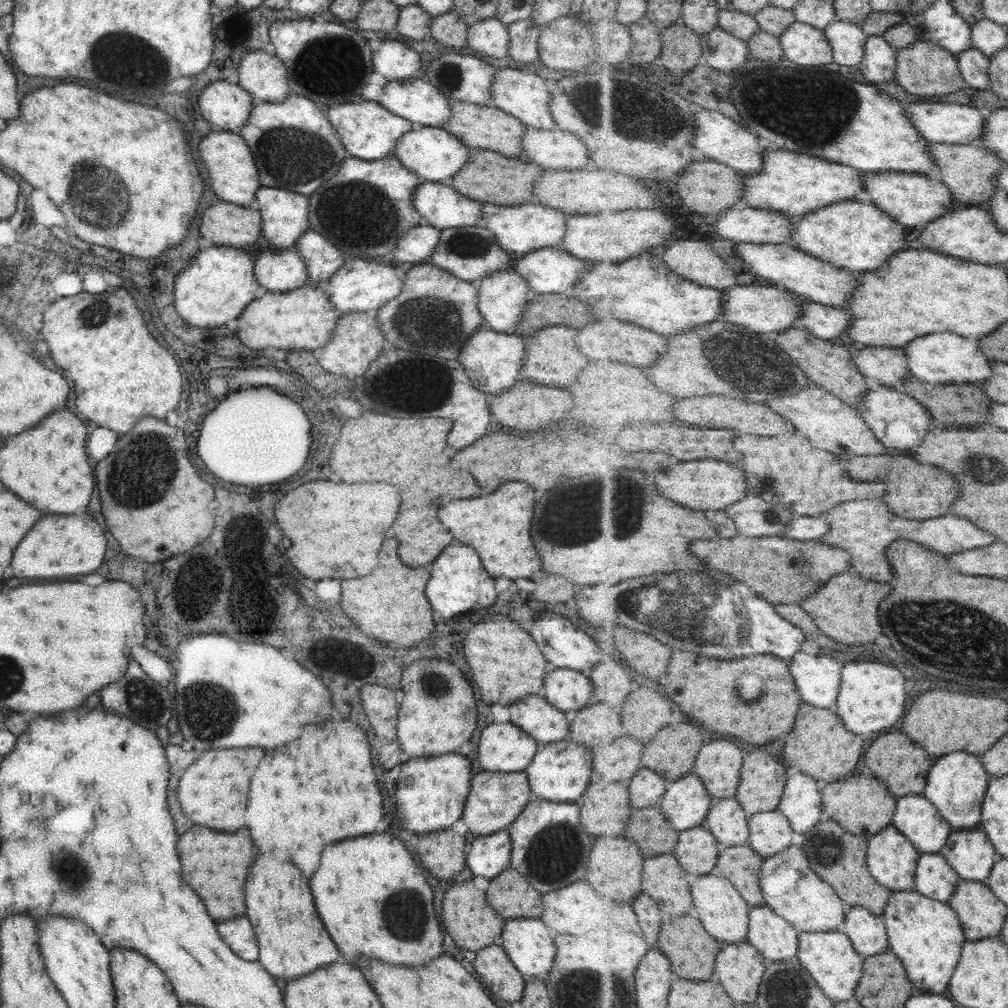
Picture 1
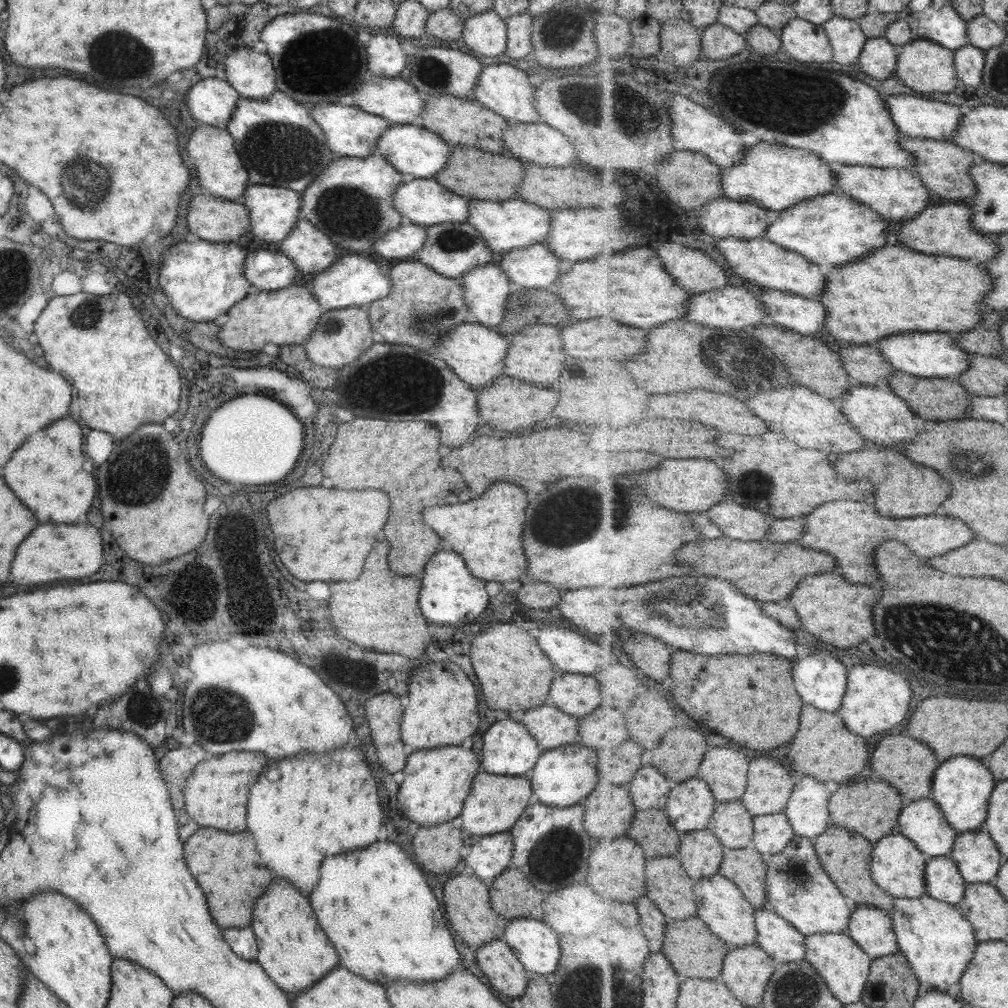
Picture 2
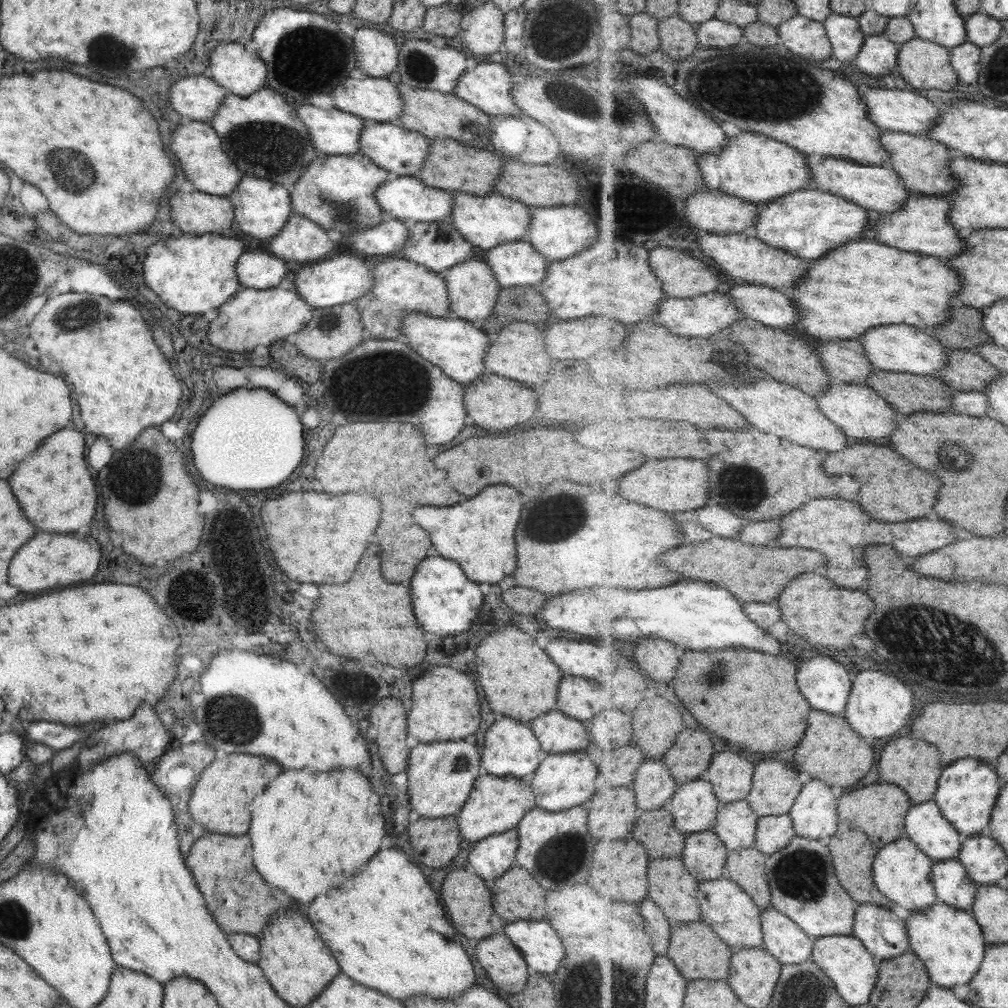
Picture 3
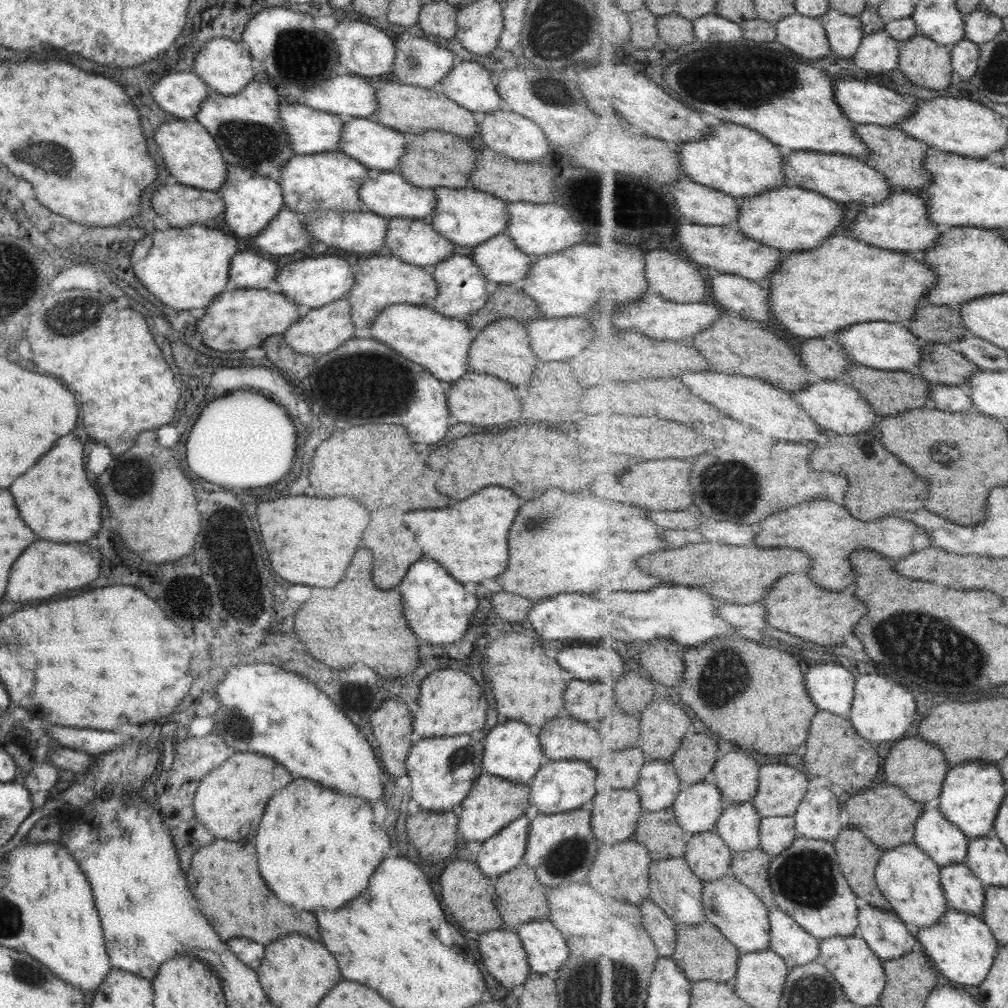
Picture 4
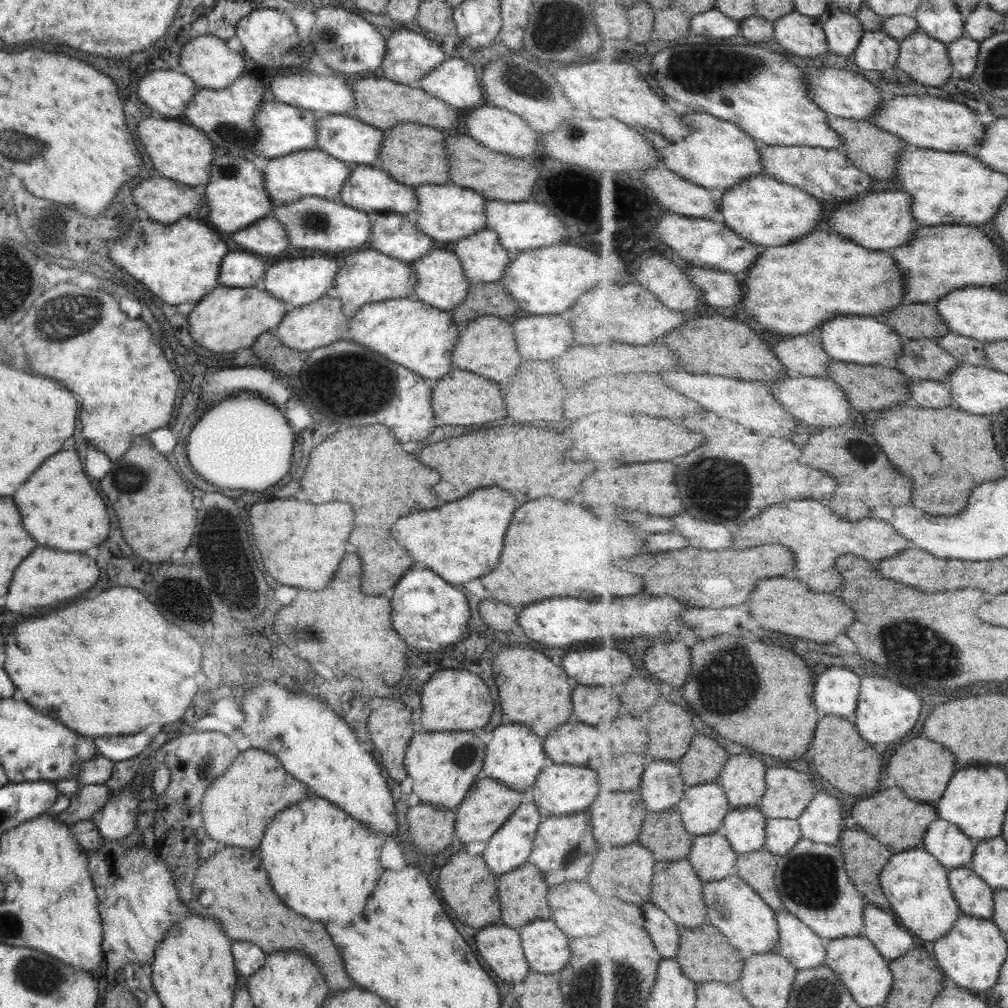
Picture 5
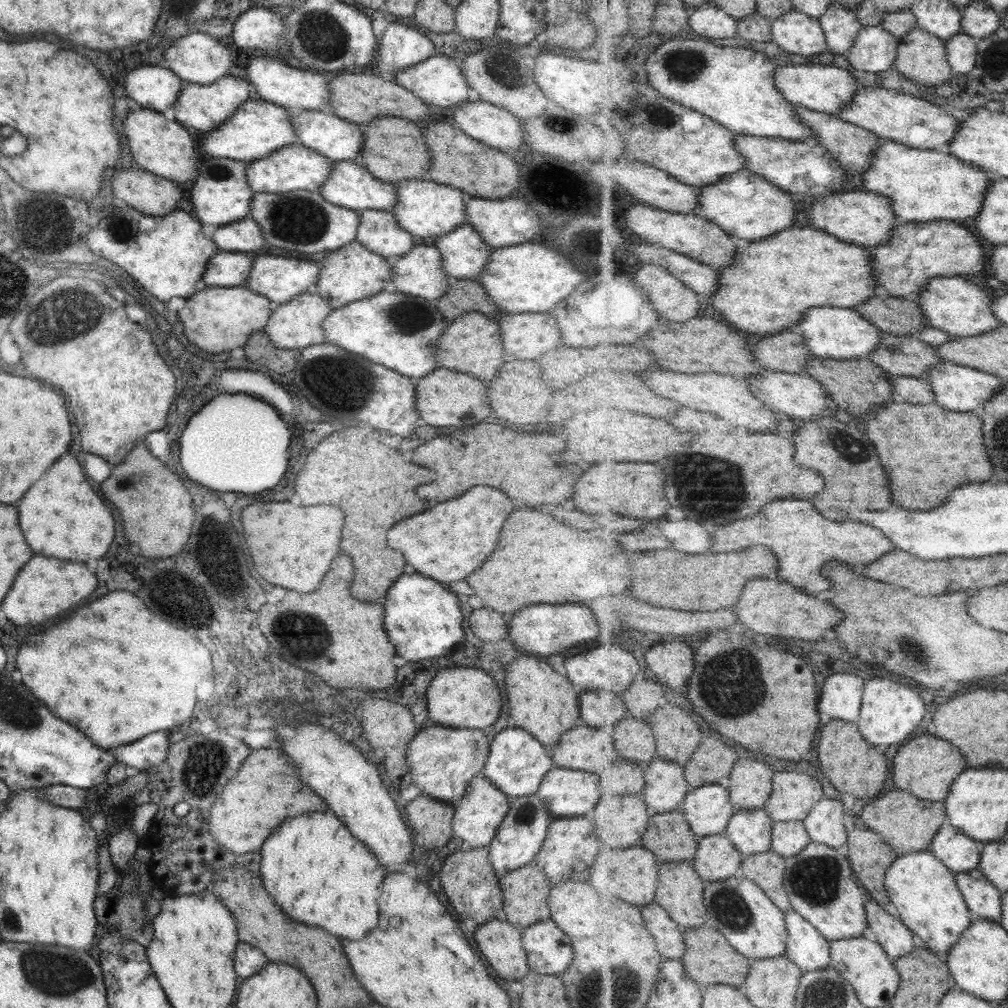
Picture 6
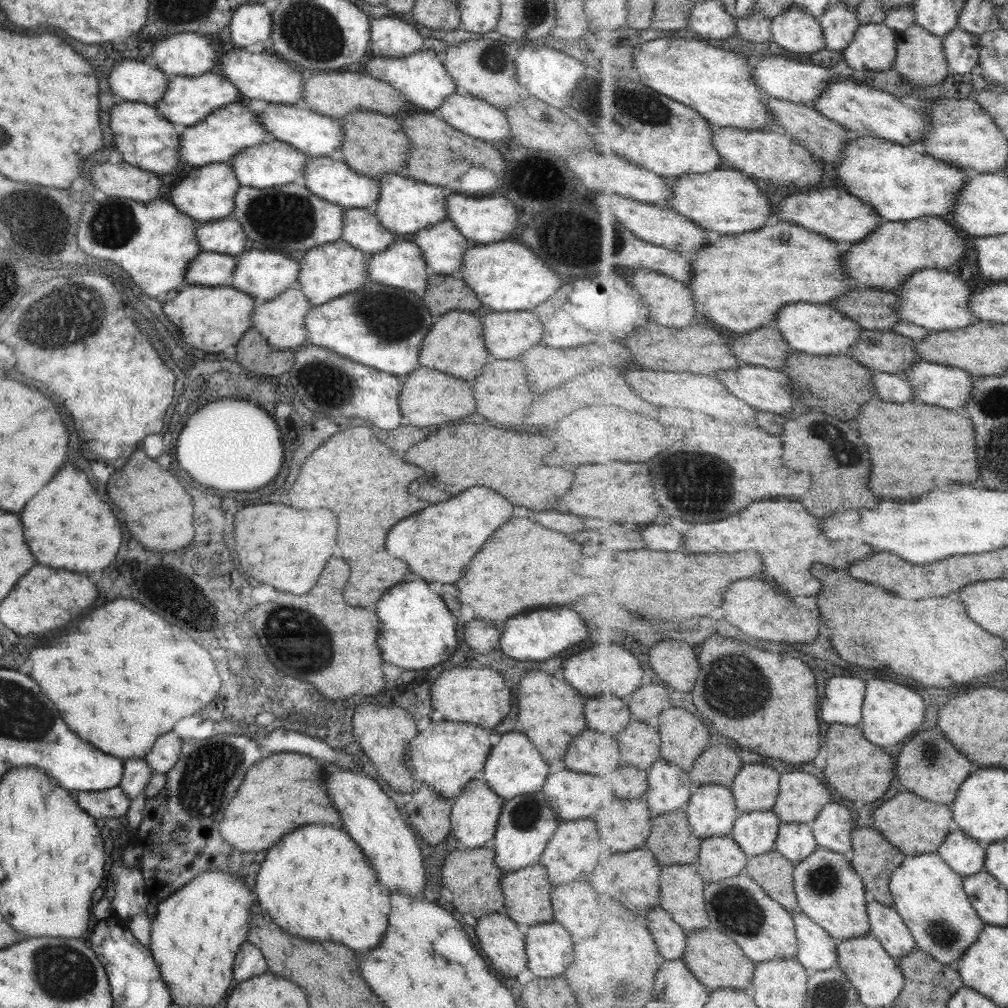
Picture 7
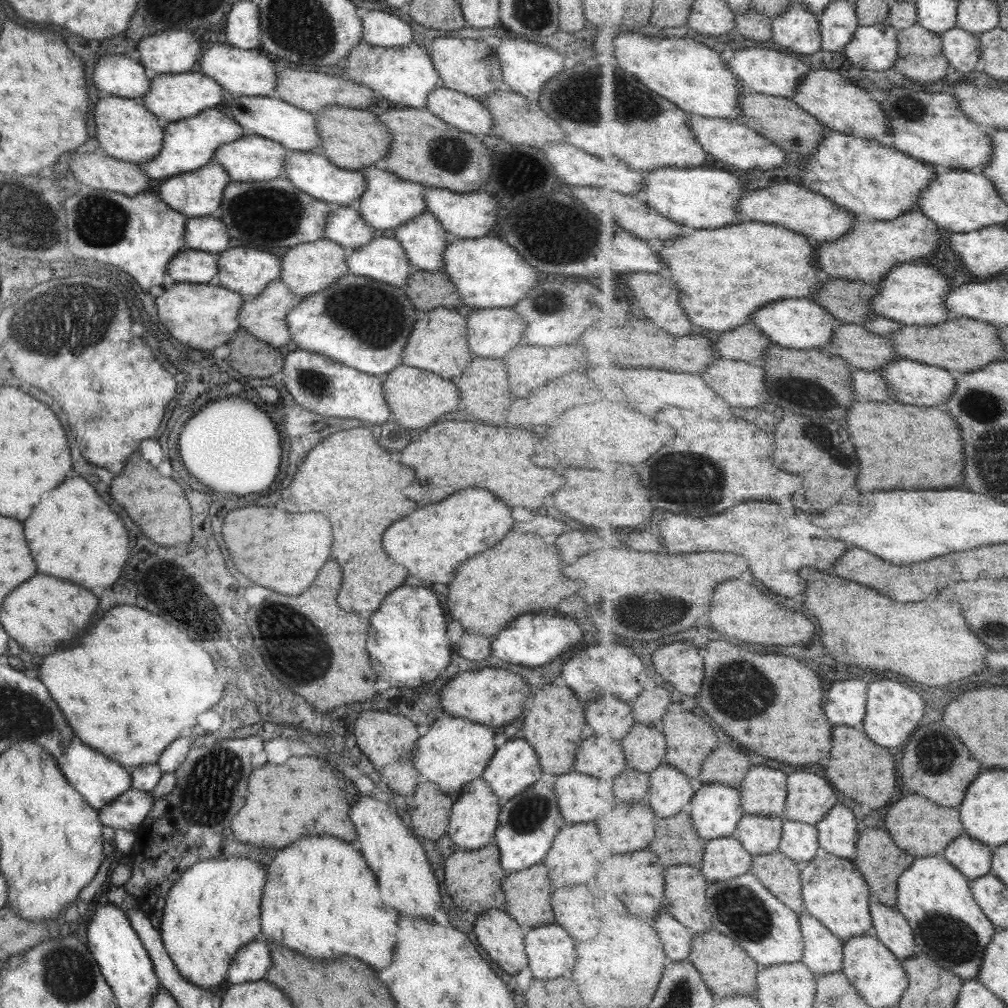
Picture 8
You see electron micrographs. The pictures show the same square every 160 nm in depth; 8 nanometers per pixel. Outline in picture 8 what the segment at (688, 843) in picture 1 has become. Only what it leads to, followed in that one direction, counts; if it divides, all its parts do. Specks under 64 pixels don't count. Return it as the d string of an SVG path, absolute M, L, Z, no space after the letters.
M723 837L708 839L702 872L709 883L716 881L735 879L751 872L754 855L744 847L744 844L736 837Z

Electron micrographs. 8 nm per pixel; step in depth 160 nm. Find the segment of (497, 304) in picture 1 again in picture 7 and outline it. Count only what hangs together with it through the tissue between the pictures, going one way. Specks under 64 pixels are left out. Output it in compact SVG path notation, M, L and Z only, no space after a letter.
M395 240L389 248L375 252L365 261L368 280L401 288L421 298L428 275L421 249L412 242Z

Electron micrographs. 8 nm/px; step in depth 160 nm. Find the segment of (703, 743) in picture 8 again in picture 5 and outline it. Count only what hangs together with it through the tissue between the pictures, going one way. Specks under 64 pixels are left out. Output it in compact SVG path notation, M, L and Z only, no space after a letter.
M673 702L659 704L649 710L649 753L655 758L671 758L678 763L692 747L695 726L691 714Z

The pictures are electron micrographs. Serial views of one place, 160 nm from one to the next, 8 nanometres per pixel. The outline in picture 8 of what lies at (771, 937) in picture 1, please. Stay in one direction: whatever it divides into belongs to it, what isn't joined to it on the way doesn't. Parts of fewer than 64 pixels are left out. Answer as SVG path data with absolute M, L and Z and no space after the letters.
M811 913L800 914L804 933L804 959L817 975L844 970L844 941Z

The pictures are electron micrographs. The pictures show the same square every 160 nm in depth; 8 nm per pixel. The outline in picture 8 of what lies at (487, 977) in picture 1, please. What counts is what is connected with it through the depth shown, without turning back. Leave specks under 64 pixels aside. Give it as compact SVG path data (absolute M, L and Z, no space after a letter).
M487 910L475 920L473 928L479 946L489 954L491 960L507 974L517 974L527 966L527 956L523 952L523 934L517 924L499 910Z

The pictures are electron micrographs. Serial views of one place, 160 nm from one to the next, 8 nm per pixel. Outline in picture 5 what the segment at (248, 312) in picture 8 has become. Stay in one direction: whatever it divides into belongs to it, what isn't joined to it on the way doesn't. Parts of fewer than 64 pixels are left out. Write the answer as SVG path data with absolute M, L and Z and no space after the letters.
M332 294L322 296L311 304L303 306L288 307L281 322L273 330L273 333L283 344L283 351L286 348L293 350L311 351L327 346L335 340L344 338L348 328L348 317L342 313L341 301Z

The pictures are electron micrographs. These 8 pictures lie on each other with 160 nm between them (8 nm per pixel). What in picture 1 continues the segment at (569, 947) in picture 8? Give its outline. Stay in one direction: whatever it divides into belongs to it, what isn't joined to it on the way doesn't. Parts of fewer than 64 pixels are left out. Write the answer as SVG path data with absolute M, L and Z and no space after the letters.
M509 920L503 926L501 938L509 962L522 976L539 976L553 968L555 948L547 928L539 920Z

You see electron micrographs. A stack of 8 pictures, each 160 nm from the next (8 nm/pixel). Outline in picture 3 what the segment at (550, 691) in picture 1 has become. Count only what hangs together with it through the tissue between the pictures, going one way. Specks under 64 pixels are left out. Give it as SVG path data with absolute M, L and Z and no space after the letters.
M567 676L567 678L561 678L557 686L555 708L567 714L569 718L587 720L587 718L593 718L599 710L605 710L605 708L613 710L615 702L613 702L613 692L611 692L611 700L605 702L605 692L599 692L597 682L577 678L577 676Z

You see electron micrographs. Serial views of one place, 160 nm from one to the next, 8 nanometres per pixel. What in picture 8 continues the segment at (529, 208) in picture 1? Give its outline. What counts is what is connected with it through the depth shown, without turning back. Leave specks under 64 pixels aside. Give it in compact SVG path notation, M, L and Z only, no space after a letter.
M370 166L362 171L366 185L365 192L361 194L358 202L354 205L359 216L375 232L394 230L398 226L413 220L426 210L423 193L426 188L413 181L401 180L387 169L379 170Z

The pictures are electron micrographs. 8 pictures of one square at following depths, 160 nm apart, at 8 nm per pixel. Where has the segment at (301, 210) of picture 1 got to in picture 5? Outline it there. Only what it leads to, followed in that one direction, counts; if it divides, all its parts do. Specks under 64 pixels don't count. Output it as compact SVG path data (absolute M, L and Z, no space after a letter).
M227 154L215 155L211 166L209 169L209 180L207 184L205 184L203 196L207 208L210 210L208 213L209 222L211 222L211 226L215 226L216 232L220 234L221 232L227 232L227 234L229 234L229 232L237 232L262 219L272 210L273 204L265 190L262 172L255 169L251 160L233 157Z

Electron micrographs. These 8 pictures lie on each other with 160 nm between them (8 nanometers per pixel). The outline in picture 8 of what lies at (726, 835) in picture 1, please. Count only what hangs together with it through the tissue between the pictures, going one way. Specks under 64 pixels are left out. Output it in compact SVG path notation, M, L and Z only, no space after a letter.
M745 813L736 837L753 855L768 855L780 847L783 831L782 818Z

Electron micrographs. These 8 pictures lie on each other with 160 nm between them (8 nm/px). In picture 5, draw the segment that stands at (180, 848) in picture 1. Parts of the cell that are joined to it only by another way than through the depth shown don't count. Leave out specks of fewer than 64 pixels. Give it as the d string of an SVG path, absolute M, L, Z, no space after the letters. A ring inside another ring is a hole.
M219 845L219 850L200 864L194 875L192 898L186 902L188 910L201 916L215 916L215 920L221 924L229 940L251 942L267 955L281 949L293 949L306 954L310 961L316 964L318 970L321 970L325 976L329 992L339 992L351 986L351 980L343 972L341 958L335 946L331 944L323 924L307 920L303 926L303 920L299 918L299 928L297 928L295 912L285 908L281 900L273 894L273 890L269 888L267 874L261 868L261 862L253 854L253 850ZM209 896L217 900L207 900Z

